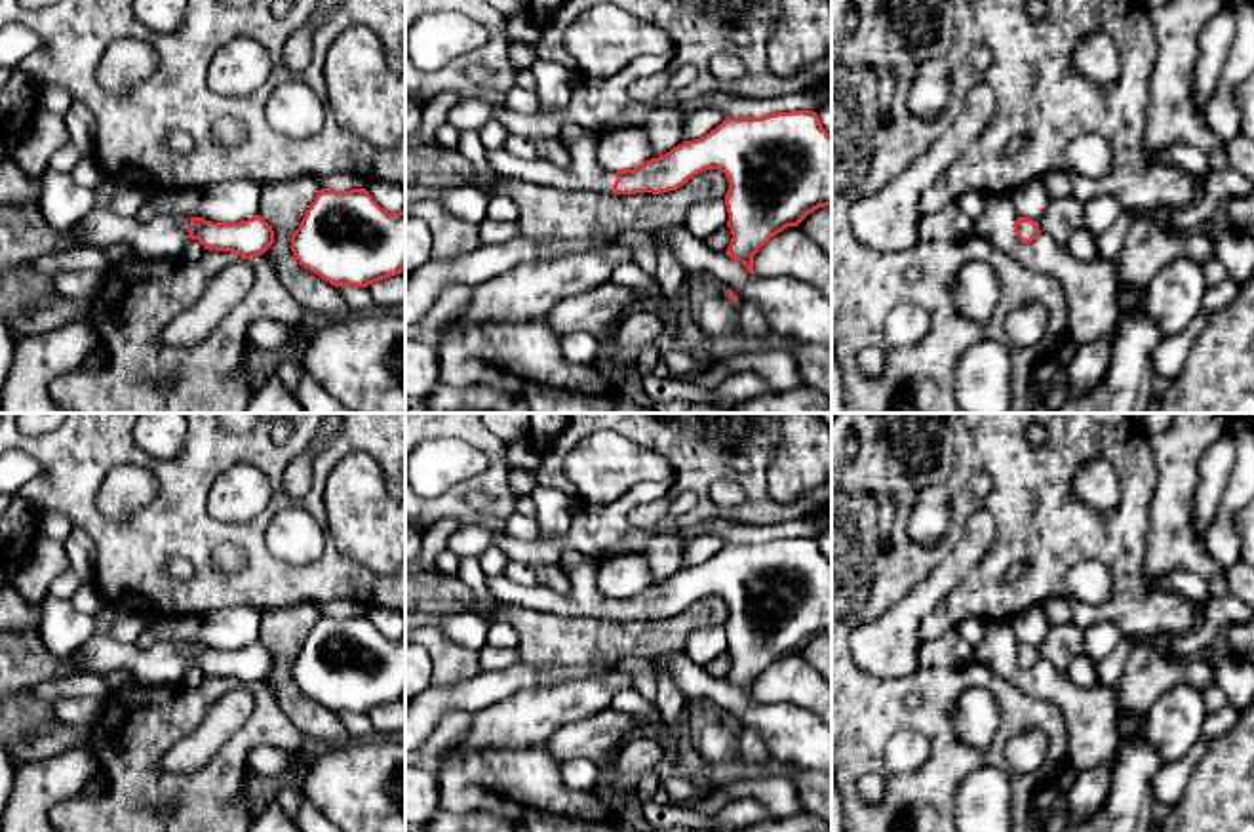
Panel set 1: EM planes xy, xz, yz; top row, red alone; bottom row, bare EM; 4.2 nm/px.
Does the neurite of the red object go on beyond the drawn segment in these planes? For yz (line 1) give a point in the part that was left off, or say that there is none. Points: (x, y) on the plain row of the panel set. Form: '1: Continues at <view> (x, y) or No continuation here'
1: No continuation here

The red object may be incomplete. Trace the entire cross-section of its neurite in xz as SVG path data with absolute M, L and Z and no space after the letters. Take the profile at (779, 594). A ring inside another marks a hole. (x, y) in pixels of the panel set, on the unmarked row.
M790 537L761 545L725 545L700 565L685 567L658 584L634 596L605 596L596 586L596 560L577 550L565 550L559 565L567 569L571 590L556 592L548 586L523 586L506 575L487 577L493 602L523 605L559 617L596 617L601 621L662 621L677 617L706 596L719 596L727 607L725 632L729 640L731 670L727 682L754 699L754 682L778 659L797 653L809 640L832 632L832 562L813 537Z

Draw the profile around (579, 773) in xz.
M571 756L561 762L561 781L569 790L596 792L598 765L586 756Z

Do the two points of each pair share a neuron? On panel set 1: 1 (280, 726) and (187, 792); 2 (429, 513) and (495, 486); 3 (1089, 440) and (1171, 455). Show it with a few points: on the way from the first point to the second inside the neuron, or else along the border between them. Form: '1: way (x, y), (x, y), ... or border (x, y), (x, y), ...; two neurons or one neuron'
1: way (257, 732), (210, 779); one neuron
2: way (446, 507), (467, 486), (478, 486); one neuron
3: border (1144, 435), (1156, 471), (1152, 497); two neurons

